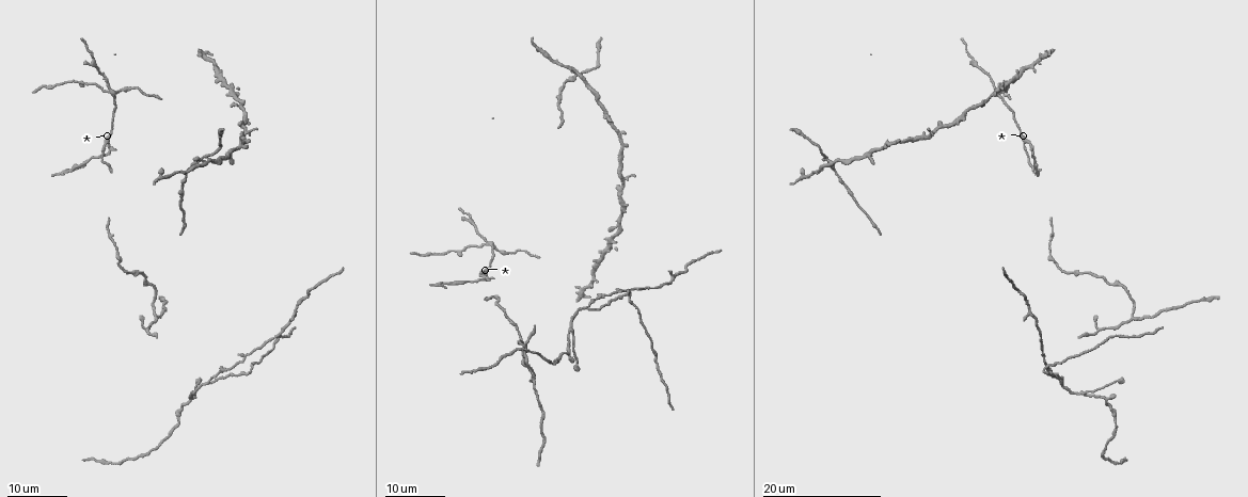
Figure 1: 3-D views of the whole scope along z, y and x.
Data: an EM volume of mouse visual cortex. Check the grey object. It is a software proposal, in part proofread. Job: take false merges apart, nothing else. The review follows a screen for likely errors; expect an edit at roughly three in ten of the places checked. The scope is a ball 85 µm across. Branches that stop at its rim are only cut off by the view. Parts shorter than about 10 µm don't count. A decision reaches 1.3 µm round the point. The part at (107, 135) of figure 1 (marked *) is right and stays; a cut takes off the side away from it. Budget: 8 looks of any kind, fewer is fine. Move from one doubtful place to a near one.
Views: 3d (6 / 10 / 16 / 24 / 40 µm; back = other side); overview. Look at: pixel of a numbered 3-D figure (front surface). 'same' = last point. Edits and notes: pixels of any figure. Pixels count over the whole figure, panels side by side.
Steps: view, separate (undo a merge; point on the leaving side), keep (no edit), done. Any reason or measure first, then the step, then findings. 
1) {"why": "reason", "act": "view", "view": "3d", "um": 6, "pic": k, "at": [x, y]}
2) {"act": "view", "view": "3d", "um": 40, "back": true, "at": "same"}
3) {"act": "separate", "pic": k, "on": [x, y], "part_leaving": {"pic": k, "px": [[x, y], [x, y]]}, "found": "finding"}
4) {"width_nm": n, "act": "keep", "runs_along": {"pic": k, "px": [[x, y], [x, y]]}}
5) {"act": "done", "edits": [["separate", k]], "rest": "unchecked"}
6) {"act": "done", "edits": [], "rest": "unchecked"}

{"why": "branch point", "act": "view", "view": "3d", "um": 24, "pic": 1, "at": [494, 243]}

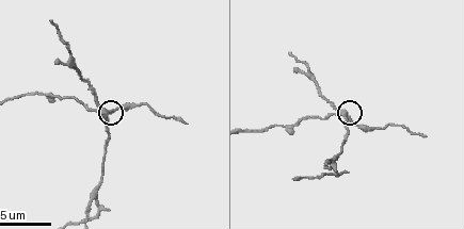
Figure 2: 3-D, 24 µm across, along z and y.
{"act": "view", "view": "3d", "um": 10, "pic": 2, "at": [345, 115]}

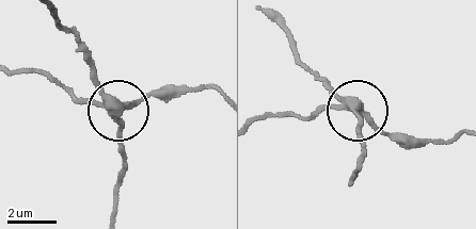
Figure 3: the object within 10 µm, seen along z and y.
{"width_nm": 330, "act": "separate", "pic": 3, "on": [75, 99], "part_leaving": {"pic": 3, "px": [[108, 108], [79, 99], [36, 72], [18, 70]]}, "found": "a second neuron is stuck on"}

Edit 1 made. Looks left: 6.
{"act": "view", "view": "overview"}

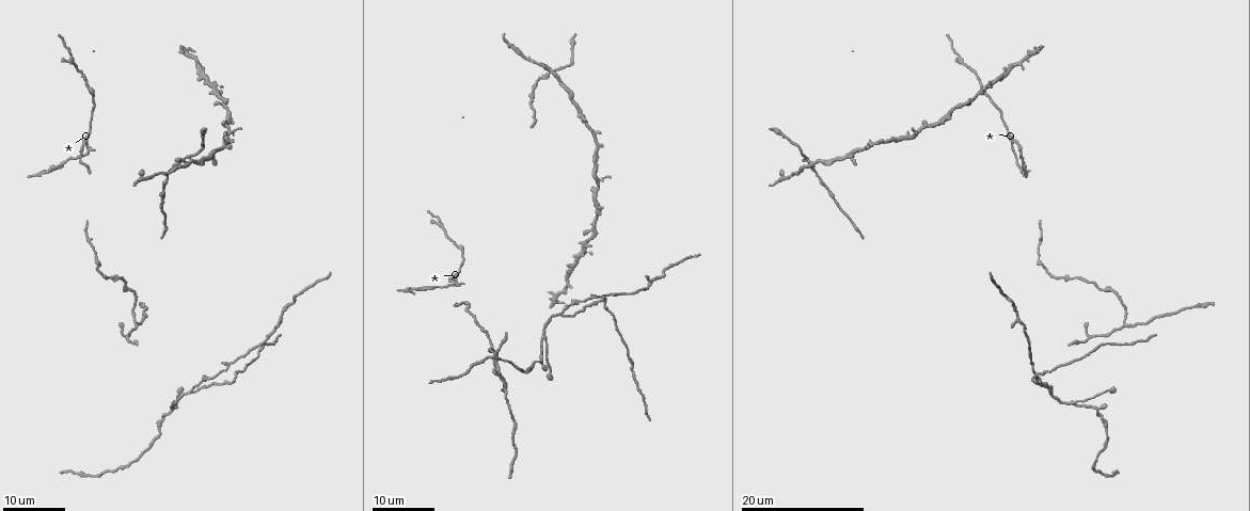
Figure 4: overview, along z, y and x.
{"why": "branch point", "act": "view", "view": "3d", "um": 24, "pic": 4, "at": [504, 390]}

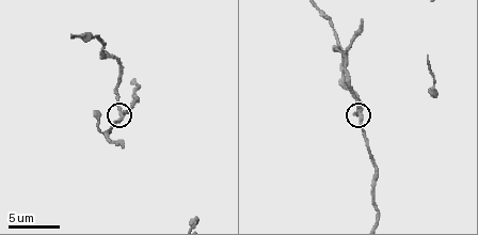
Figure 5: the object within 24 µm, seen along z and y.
{"act": "view", "view": "3d", "um": 10, "pic": 5, "at": [358, 113]}

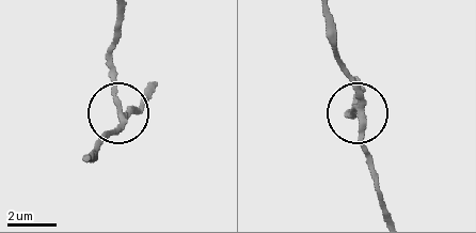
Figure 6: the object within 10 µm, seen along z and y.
{"width_nm": 240, "act": "keep", "found": "all the same neuron"}

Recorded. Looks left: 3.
{"why": "arms part here", "act": "view", "view": "3d", "um": 24, "pic": 4, "at": [190, 390]}

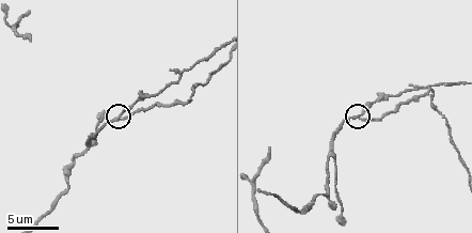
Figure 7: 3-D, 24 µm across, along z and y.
{"why": "closer look", "act": "view", "view": "3d", "um": 6, "pic": 7, "at": [121, 115]}

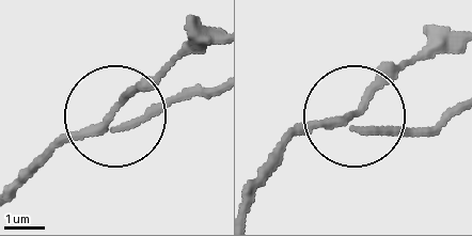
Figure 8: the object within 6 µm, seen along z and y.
{"arms": 3, "act": "keep", "found": "continuous, no second neuron"}

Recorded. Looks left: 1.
{"act": "done", "edits": [["separate", 3]], "rest": "unchecked"}

